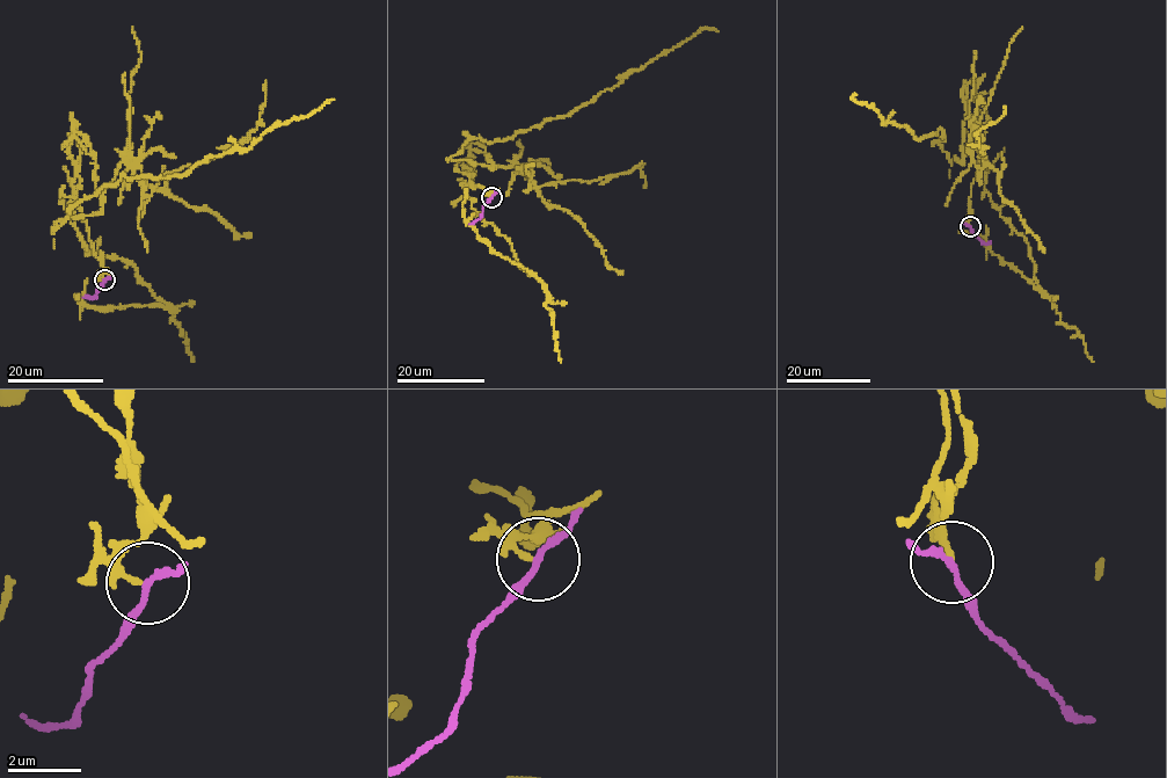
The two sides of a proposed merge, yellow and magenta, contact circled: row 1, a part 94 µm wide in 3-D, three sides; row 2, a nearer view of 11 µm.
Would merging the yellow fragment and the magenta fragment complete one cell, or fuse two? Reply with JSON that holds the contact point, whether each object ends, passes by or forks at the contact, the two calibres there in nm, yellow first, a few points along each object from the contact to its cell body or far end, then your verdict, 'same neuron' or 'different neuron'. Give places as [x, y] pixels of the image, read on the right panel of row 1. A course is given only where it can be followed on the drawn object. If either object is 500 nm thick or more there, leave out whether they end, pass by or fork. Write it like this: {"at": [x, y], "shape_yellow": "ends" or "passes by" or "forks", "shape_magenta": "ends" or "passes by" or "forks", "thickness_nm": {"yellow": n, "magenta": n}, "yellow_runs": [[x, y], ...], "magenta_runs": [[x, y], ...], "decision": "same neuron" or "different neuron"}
{"at": [970, 226], "shape_yellow": "ends", "shape_magenta": "passes by", "thickness_nm": {"yellow": 160, "magenta": 160}, "yellow_runs": [[970, 225], [977, 79], [967, 85], [962, 161], [940, 144], [942, 131], [920, 140], [882, 123], [856, 94]], "magenta_runs": [[970, 225], [982, 242], [991, 242]], "decision": "different neuron"}

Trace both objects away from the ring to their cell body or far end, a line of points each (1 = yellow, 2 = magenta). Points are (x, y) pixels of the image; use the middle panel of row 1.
1: (490, 197), (462, 161), (488, 153), (493, 168), (450, 158), (468, 140), (570, 115), (717, 31)
2: (491, 197), (481, 215), (469, 224)

